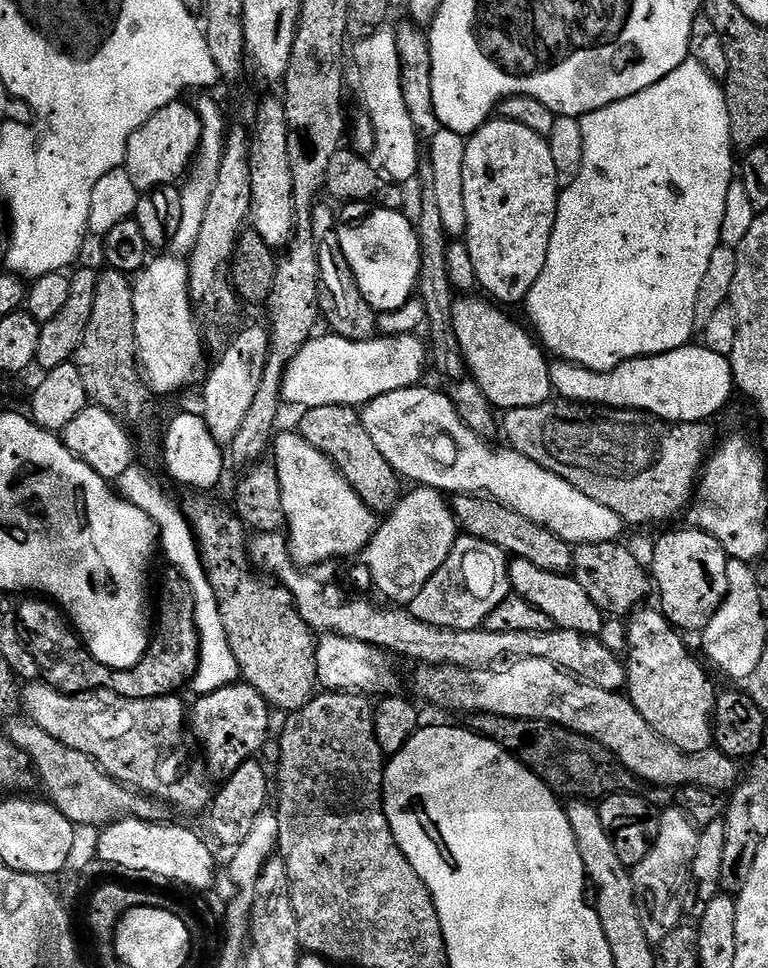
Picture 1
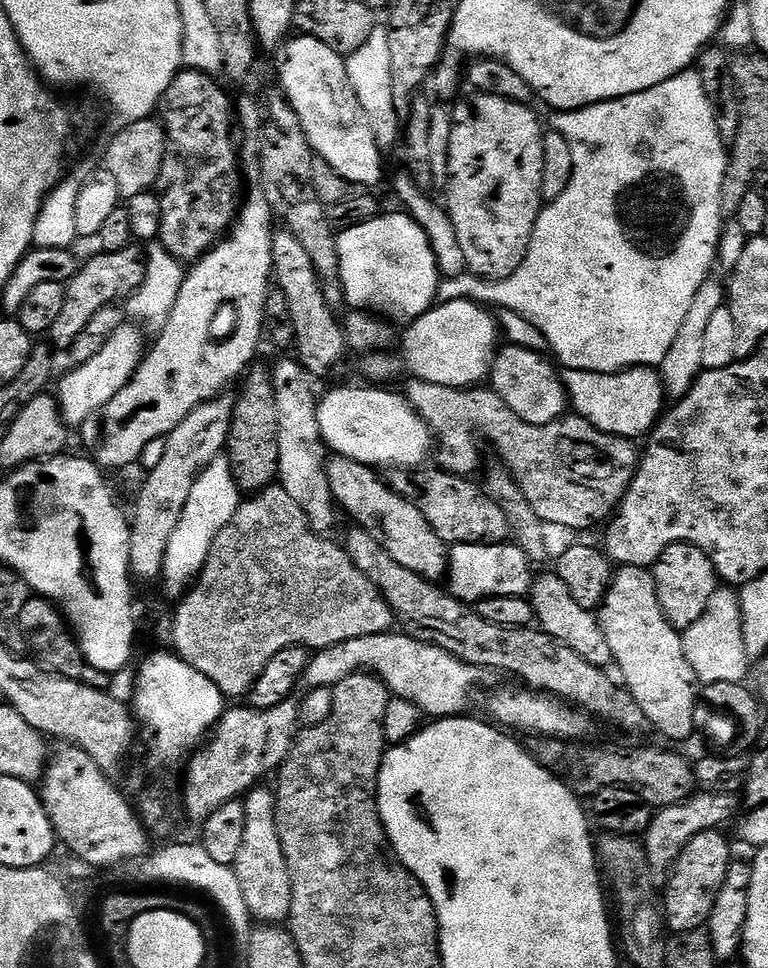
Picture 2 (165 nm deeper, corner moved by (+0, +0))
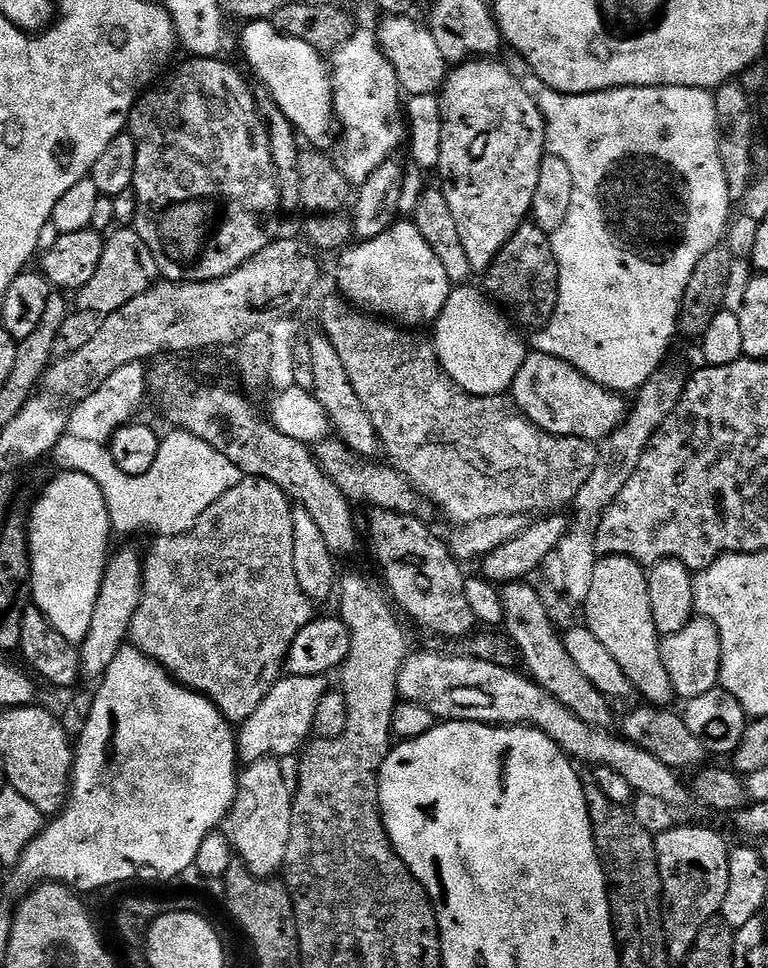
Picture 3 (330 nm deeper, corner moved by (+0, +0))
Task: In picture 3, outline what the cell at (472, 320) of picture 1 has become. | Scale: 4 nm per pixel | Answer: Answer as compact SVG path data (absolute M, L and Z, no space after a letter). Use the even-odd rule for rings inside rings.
M532 350L514 378L510 399L532 424L555 436L577 436L583 440L607 440L612 431L626 419L626 400L621 393L609 392L586 378L570 362Z

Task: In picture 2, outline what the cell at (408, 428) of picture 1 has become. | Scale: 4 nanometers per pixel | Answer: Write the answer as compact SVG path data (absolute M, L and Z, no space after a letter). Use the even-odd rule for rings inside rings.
M384 386L368 387L372 388L336 388L319 397L318 426L325 445L337 456L384 470L415 470L427 465L428 455L434 452L434 437L427 422L401 393L387 392Z

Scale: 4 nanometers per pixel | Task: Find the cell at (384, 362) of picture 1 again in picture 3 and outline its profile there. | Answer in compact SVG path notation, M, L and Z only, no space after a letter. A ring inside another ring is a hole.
M456 286L448 295L446 306L434 325L436 357L446 370L446 374L454 383L462 386L462 390L475 396L499 396L511 389L518 370L522 370L522 362L526 355L526 340L515 332L517 329L513 321L480 288L478 290L472 287Z

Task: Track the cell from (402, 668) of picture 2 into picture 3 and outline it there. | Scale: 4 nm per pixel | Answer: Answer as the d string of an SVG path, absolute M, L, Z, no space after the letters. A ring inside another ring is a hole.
M281 675L266 698L262 698L258 710L254 710L254 714L250 714L250 718L239 725L236 742L239 763L247 766L267 756L295 757L313 735L314 713L318 710L318 702L322 702L322 698L330 690L328 682L328 676Z

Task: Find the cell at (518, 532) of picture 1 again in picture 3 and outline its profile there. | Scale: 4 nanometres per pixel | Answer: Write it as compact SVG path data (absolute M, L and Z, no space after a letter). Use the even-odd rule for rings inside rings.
M339 438L319 440L314 446L314 453L326 478L330 478L330 482L334 482L334 486L338 486L338 490L342 490L342 494L346 494L349 500L357 505L368 503L372 504L373 509L384 508L388 512L405 512L407 516L421 518L428 518L428 515L434 512L433 505L415 491L391 463L375 464L375 459L358 455Z

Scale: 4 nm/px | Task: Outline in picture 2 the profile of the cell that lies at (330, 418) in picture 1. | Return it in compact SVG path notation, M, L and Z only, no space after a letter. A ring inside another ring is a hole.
M337 455L327 461L326 467L332 498L343 511L345 508L352 515L353 525L365 528L380 543L382 550L398 562L398 566L406 566L406 570L412 570L423 580L440 582L445 579L449 545L434 534L430 522L426 522L422 513L410 506L406 498L399 496L375 467Z

